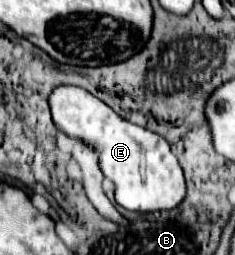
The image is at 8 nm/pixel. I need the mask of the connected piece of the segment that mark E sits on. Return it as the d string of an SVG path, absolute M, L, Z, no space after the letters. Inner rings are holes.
M60 85L50 97L54 125L68 137L80 137L100 153L100 169L116 183L116 203L128 211L170 211L186 197L186 179L170 145L156 133L122 121L106 103L82 87Z

